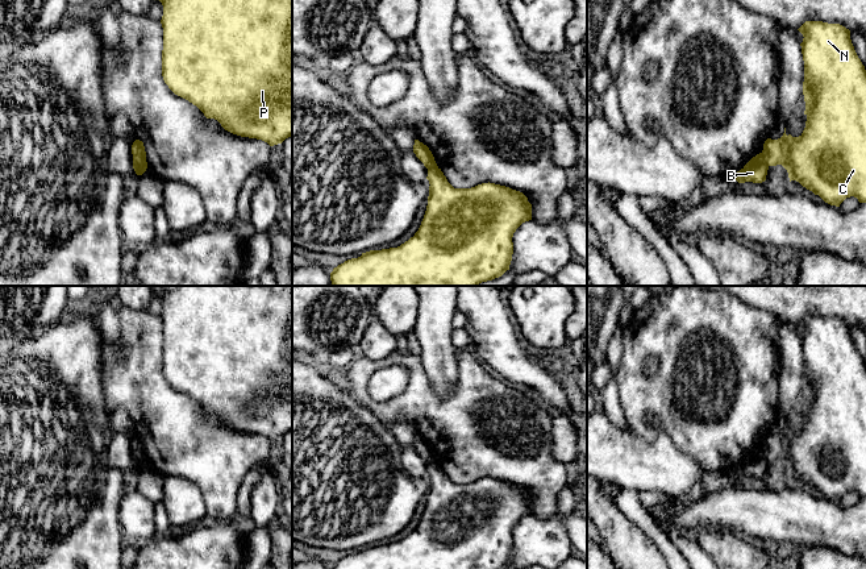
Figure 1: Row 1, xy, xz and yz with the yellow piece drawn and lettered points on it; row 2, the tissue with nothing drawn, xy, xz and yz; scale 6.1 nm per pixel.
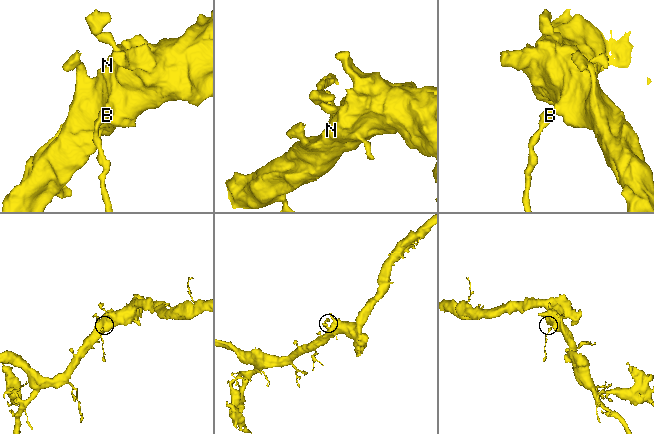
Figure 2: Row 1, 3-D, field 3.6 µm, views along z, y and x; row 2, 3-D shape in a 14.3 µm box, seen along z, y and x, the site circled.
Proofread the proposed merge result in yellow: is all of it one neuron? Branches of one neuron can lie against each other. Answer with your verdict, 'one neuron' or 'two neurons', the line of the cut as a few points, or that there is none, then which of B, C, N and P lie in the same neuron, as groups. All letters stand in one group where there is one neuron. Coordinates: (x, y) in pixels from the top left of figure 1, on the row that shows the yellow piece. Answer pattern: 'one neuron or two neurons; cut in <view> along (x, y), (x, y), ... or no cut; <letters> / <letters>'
two neurons; cut in xy along (133, 160), (146, 166); B / C N P

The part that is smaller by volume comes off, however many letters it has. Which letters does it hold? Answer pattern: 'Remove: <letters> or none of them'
Remove: B

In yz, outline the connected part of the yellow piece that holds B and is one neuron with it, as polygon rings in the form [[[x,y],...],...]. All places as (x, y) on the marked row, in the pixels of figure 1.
[[[763,153],[753,157],[740,171],[732,174],[738,183],[753,182],[762,183],[766,180],[769,165]]]

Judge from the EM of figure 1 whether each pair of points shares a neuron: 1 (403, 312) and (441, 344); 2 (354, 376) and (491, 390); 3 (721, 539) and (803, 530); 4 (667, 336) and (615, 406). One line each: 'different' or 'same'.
1: different
2: same
3: different
4: different

